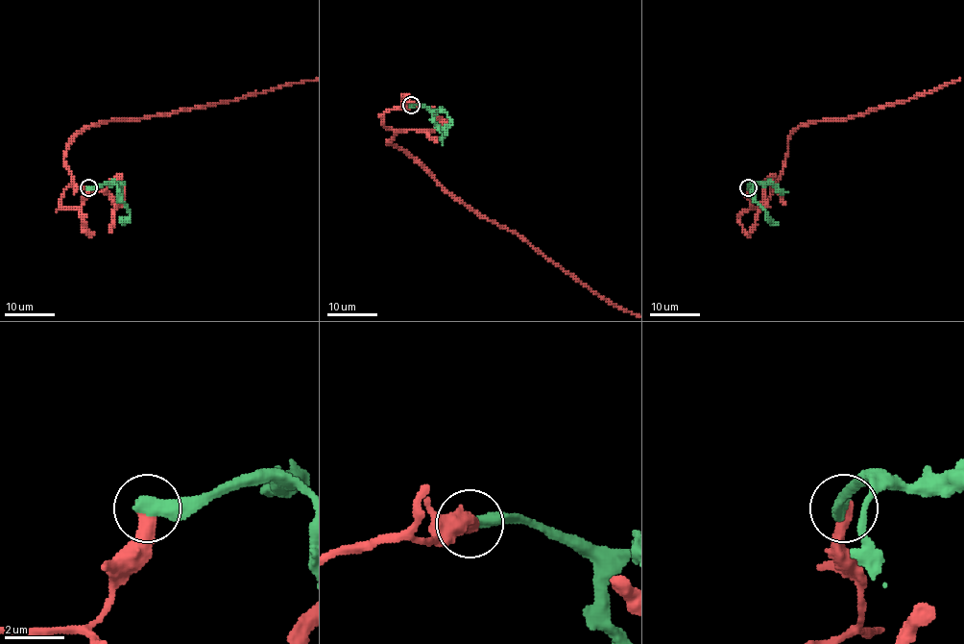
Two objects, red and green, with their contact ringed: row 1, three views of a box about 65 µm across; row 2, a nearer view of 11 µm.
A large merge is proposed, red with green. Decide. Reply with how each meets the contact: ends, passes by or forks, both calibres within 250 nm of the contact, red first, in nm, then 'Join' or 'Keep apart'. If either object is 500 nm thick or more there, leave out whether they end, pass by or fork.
Thickness 440 nm (red) against 500 nm. Keep apart

